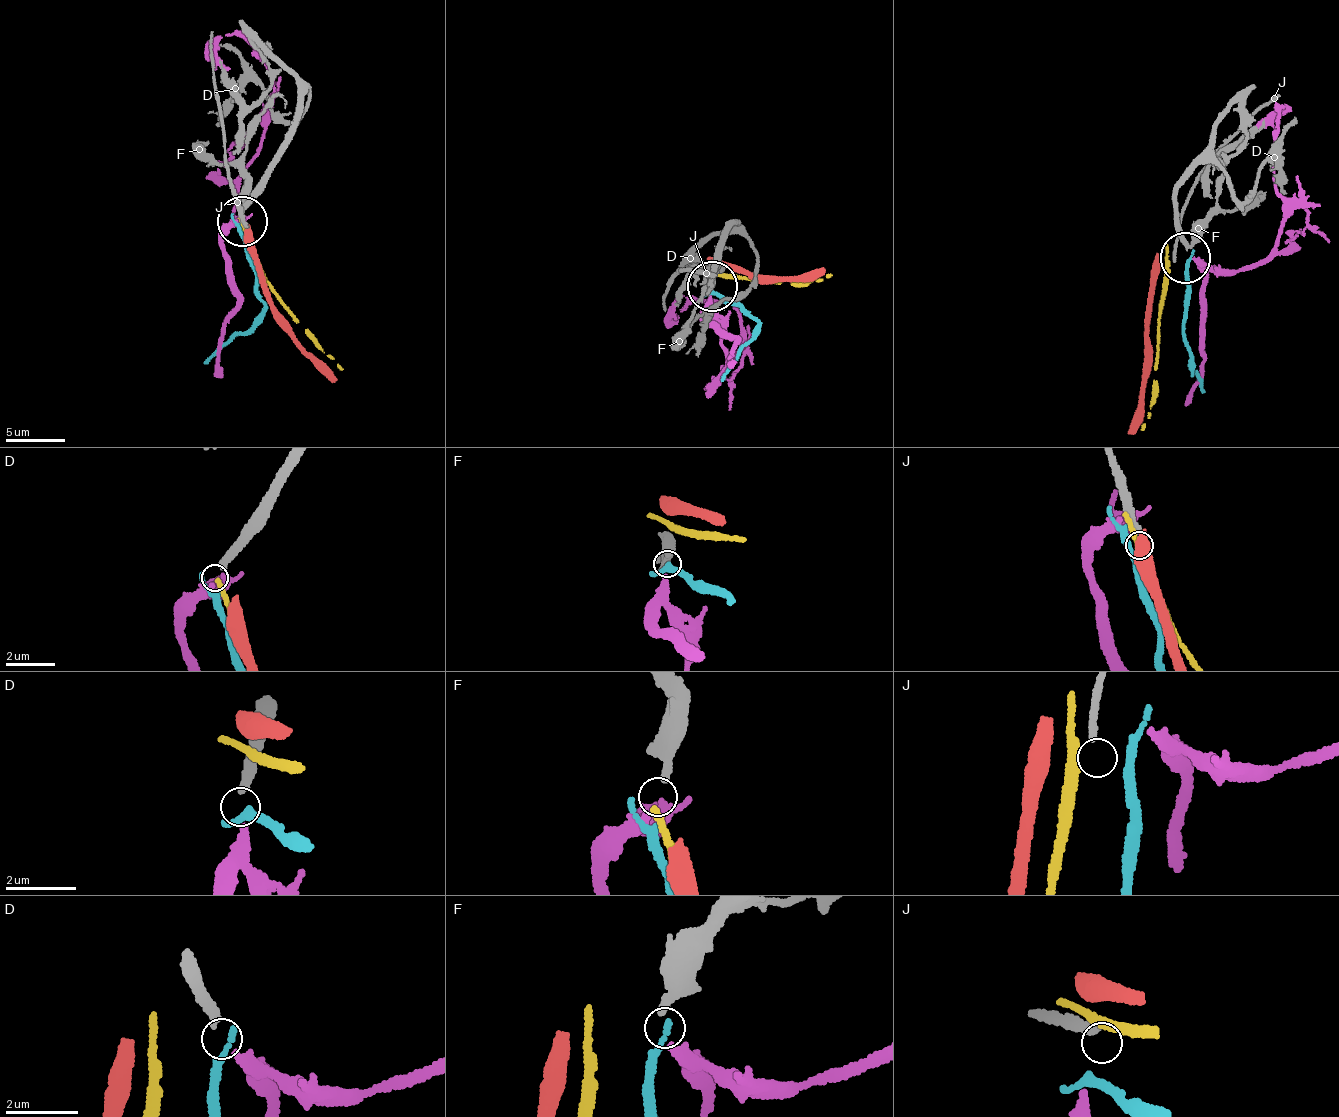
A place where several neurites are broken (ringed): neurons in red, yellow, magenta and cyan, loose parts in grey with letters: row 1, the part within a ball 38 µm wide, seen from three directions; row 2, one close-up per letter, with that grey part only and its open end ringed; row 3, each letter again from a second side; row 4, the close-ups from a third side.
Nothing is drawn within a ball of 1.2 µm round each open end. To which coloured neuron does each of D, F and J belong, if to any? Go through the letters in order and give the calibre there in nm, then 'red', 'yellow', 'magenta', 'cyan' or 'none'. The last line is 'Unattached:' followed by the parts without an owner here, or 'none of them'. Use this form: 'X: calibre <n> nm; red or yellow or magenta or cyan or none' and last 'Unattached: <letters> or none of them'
D: calibre 240 nm; cyan
F: calibre 280 nm; magenta
J: calibre 220 nm; none
Unattached: J

